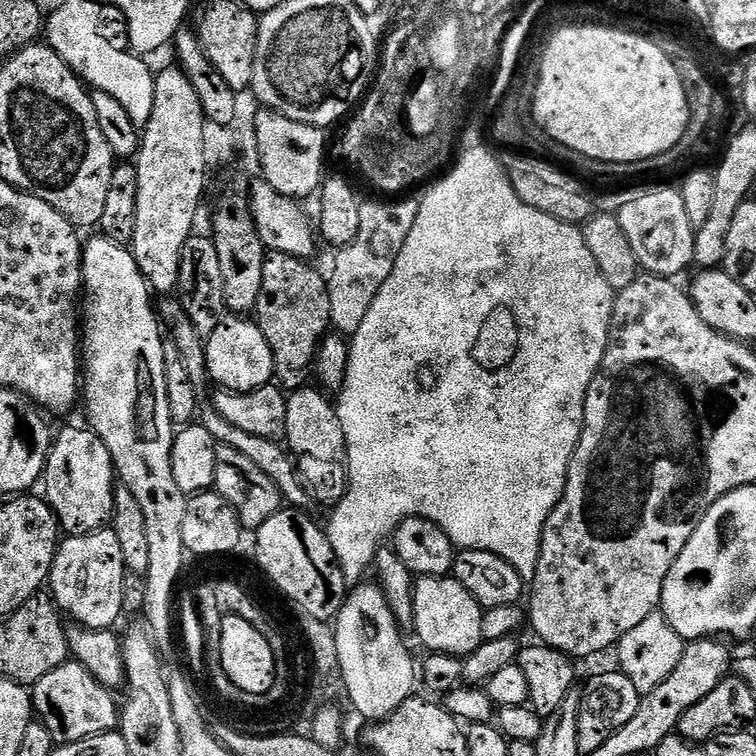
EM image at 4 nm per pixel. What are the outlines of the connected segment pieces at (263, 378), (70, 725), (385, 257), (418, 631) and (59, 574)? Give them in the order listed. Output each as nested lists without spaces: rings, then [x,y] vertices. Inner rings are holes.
[[[244,314],[224,315],[214,334],[206,337],[204,348],[208,375],[213,385],[220,384],[216,386],[230,392],[249,392],[273,383],[276,374],[274,354],[255,319]]]
[[[75,662],[64,663],[50,670],[37,684],[31,685],[32,707],[39,723],[50,730],[58,742],[71,742],[115,729],[120,723],[120,708],[113,689]]]
[[[412,194],[399,198],[365,199],[360,206],[358,234],[349,244],[343,245],[332,260],[332,273],[327,273],[330,294],[331,327],[337,333],[351,338],[362,324],[370,302],[374,300],[381,286],[394,268],[396,255],[404,245],[404,239],[412,232],[414,222],[420,218],[420,201]]]
[[[451,575],[421,576],[415,581],[414,587],[414,636],[428,647],[429,653],[445,652],[448,656],[466,657],[484,640],[482,620],[485,609],[468,593]]]
[[[111,527],[98,532],[68,534],[61,539],[52,572],[46,581],[50,595],[65,617],[73,616],[77,625],[85,628],[115,629],[116,619],[125,615],[122,602],[122,582],[126,569],[118,538]]]

